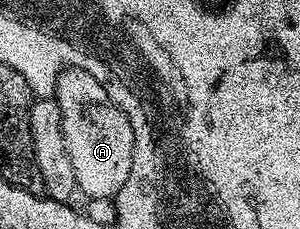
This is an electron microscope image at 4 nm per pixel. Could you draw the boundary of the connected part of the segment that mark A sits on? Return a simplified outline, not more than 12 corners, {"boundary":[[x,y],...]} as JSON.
{"boundary":[[57,76],[77,189],[112,199],[133,163],[133,129],[104,82]]}

